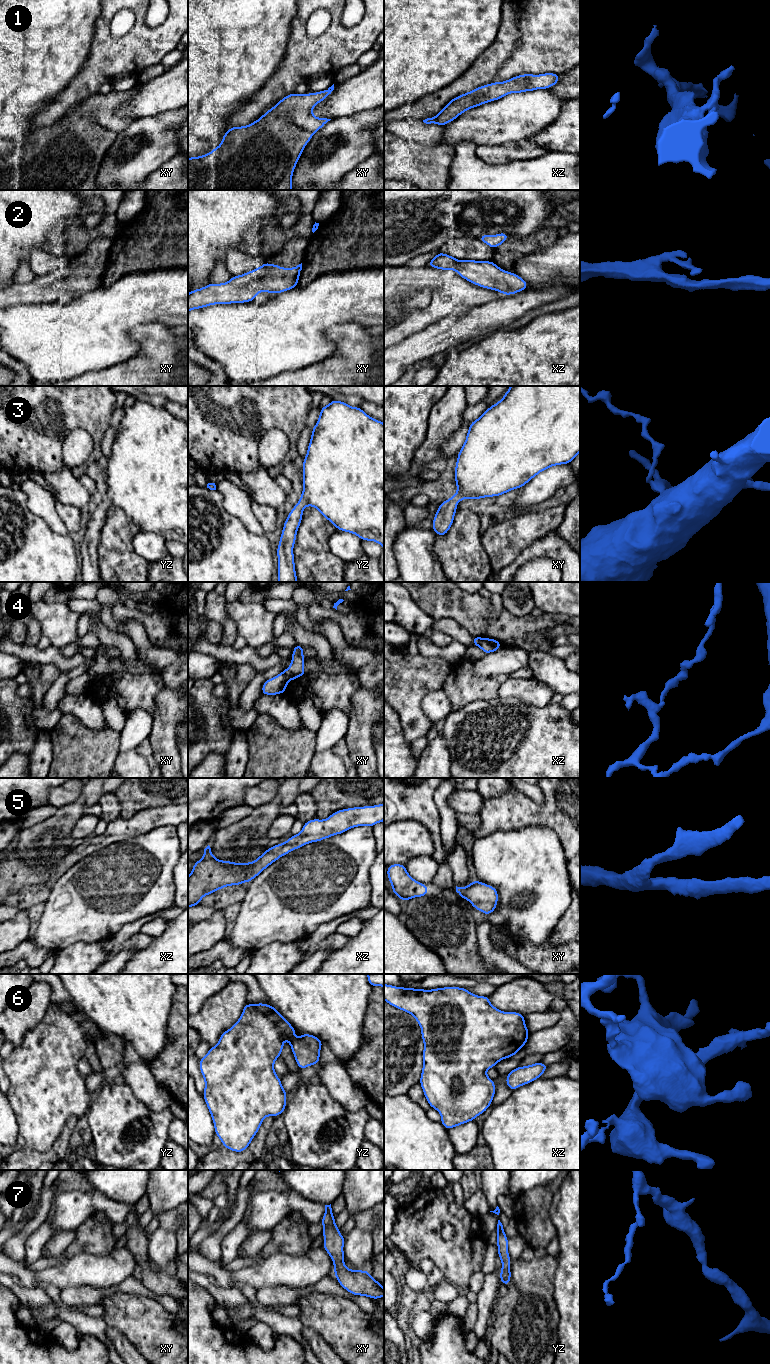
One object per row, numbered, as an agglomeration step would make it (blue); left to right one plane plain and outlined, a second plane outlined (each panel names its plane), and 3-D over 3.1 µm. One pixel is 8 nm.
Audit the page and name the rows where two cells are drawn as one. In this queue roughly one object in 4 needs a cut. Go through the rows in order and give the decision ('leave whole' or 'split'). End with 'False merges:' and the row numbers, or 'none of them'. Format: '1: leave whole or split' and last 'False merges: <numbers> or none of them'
1: leave whole
2: leave whole
3: leave whole
4: split
5: leave whole
6: leave whole
7: leave whole
False merges: 4

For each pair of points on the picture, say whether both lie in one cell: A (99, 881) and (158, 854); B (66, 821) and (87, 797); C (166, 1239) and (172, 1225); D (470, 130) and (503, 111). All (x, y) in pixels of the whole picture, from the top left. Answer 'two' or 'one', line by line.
A: one
B: one
C: two
D: one

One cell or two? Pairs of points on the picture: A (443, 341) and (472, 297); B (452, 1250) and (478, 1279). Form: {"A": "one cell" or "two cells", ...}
{"A": "two cells", "B": "two cells"}

